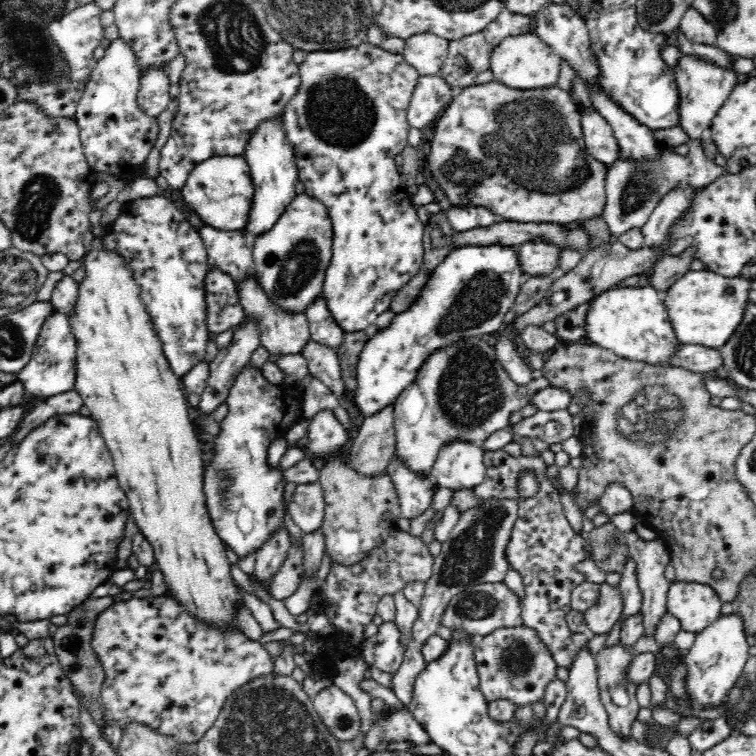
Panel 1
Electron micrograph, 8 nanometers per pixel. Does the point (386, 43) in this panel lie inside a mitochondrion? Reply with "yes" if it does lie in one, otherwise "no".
no

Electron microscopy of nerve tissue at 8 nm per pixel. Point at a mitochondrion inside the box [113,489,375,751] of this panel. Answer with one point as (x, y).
(343, 722)

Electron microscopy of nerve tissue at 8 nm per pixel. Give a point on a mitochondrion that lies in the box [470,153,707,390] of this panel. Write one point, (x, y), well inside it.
(638, 188)

